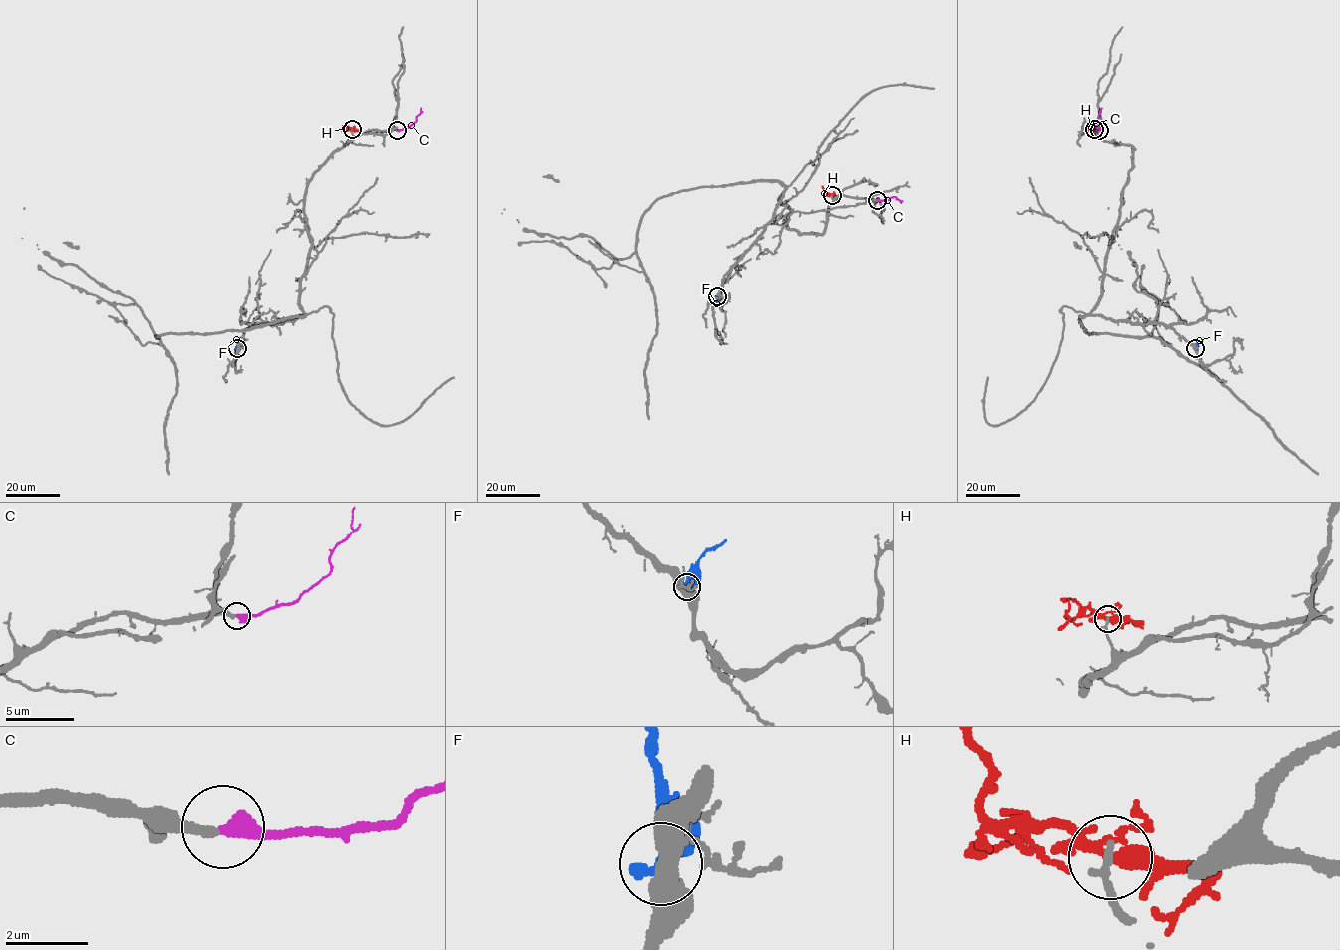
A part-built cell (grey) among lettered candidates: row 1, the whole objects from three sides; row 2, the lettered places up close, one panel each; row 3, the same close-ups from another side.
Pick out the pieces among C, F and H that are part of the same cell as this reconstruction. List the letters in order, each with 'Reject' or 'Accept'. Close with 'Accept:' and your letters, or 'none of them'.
C: Accept
F: Reject
H: Reject
Accept: C

